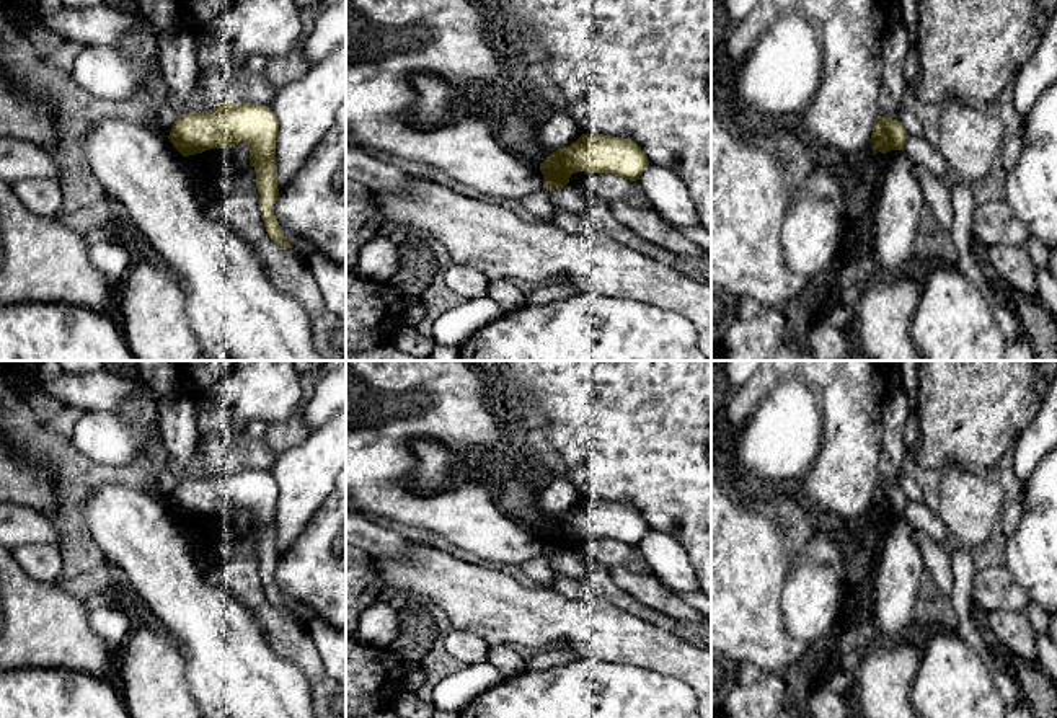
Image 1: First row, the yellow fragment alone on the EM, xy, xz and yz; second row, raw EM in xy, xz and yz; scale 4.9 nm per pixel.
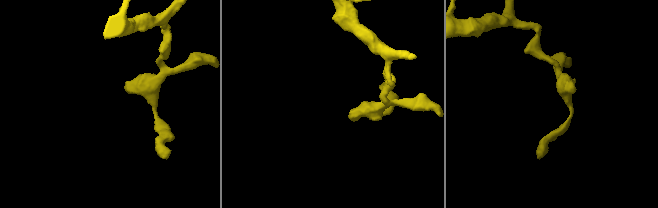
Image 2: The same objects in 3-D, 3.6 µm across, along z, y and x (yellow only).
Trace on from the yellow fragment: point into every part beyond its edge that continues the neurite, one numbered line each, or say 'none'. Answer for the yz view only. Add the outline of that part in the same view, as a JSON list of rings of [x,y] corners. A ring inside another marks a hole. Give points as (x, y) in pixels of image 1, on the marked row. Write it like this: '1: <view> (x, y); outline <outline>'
none

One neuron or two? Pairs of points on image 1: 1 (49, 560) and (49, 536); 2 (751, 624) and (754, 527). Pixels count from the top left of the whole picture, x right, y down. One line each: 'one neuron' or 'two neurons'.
1: two neurons
2: one neuron

